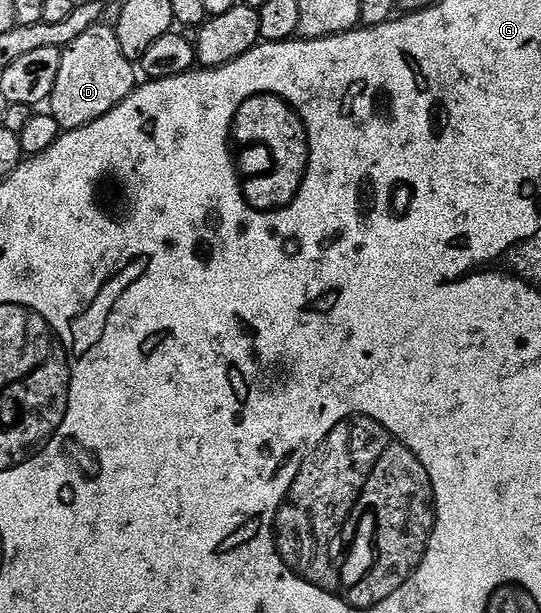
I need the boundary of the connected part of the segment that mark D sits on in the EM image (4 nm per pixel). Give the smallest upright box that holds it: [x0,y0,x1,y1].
[49,22,137,130]

